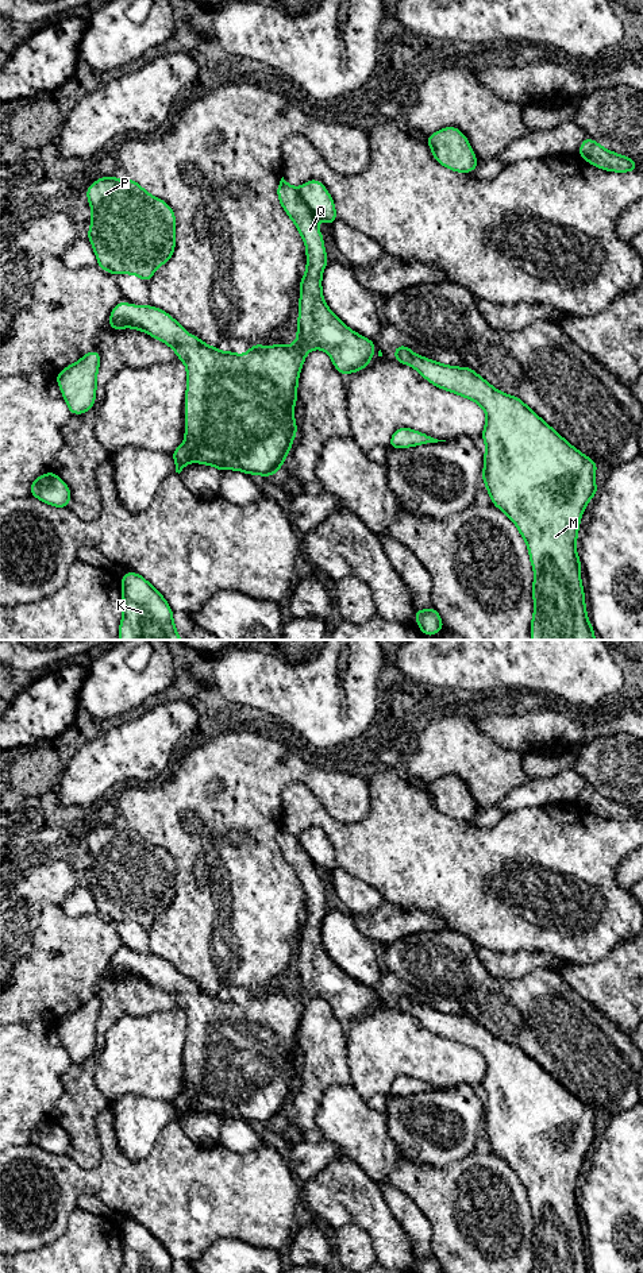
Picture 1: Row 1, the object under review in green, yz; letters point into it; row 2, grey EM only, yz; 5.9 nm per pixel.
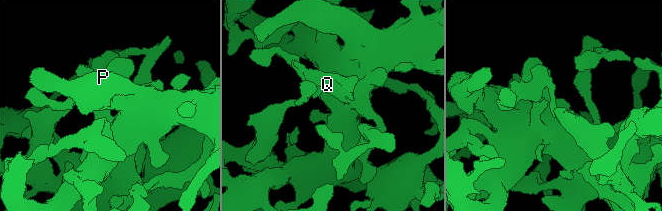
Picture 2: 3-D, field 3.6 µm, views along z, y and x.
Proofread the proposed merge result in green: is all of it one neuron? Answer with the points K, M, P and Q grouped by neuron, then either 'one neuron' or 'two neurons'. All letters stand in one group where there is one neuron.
groups K M P Q; one neuron

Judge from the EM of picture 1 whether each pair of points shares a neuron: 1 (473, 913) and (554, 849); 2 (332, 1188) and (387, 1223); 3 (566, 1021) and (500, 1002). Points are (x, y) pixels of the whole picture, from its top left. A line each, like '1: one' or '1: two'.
1: one
2: one
3: one

